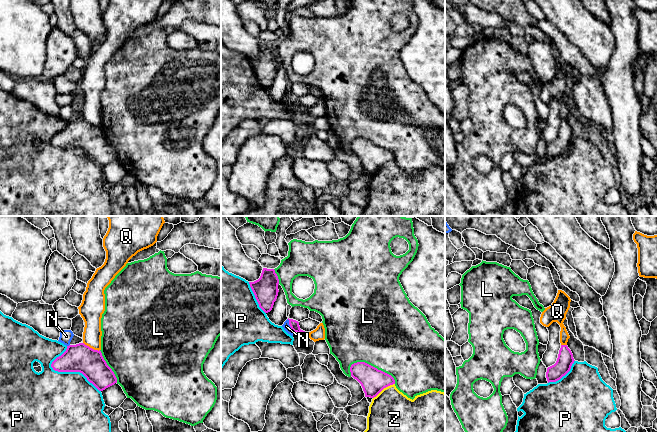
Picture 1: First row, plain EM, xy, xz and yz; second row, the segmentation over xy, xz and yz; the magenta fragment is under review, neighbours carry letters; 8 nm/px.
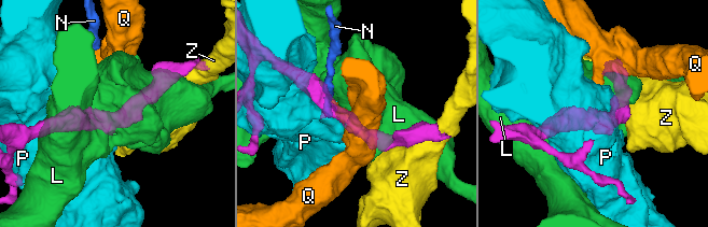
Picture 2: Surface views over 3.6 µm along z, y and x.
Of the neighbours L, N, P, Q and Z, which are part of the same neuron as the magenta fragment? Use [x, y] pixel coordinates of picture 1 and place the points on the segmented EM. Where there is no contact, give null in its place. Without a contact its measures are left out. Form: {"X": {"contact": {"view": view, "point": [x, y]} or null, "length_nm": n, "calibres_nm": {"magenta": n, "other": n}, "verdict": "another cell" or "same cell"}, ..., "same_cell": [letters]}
{"L": {"contact": {"view": "xz", "point": [374, 367]}, "length_nm": 400, "calibres_nm": {"magenta": 200, "other": 500}, "verdict": "another cell"}, "N": {"contact": {"view": "xz", "point": [290, 326]}, "length_nm": 130, "calibres_nm": {"magenta": 70, "other": 60}, "verdict": "another cell"}, "P": {"contact": {"view": "xy", "point": [74, 371]}, "length_nm": 460, "calibres_nm": {"magenta": 220, "other": 480}, "verdict": "another cell"}, "Q": {"contact": {"view": "xy", "point": [91, 348]}, "length_nm": 150, "calibres_nm": {"magenta": 220, "other": 150}, "verdict": "another cell"}, "Z": {"contact": {"view": "xz", "point": [383, 388]}, "length_nm": 220, "calibres_nm": {"magenta": 200, "other": 340}, "verdict": "another cell"}, "same_cell": []}

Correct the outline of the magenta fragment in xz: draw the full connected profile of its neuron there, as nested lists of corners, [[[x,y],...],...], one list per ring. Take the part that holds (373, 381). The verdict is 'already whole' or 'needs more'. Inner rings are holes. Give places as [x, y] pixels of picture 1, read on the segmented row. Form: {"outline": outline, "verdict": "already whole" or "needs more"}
{"outline": [[[365,362],[352,364],[350,372],[351,376],[361,384],[365,397],[374,398],[384,388],[395,384],[395,380],[391,375]]], "verdict": "already whole"}

